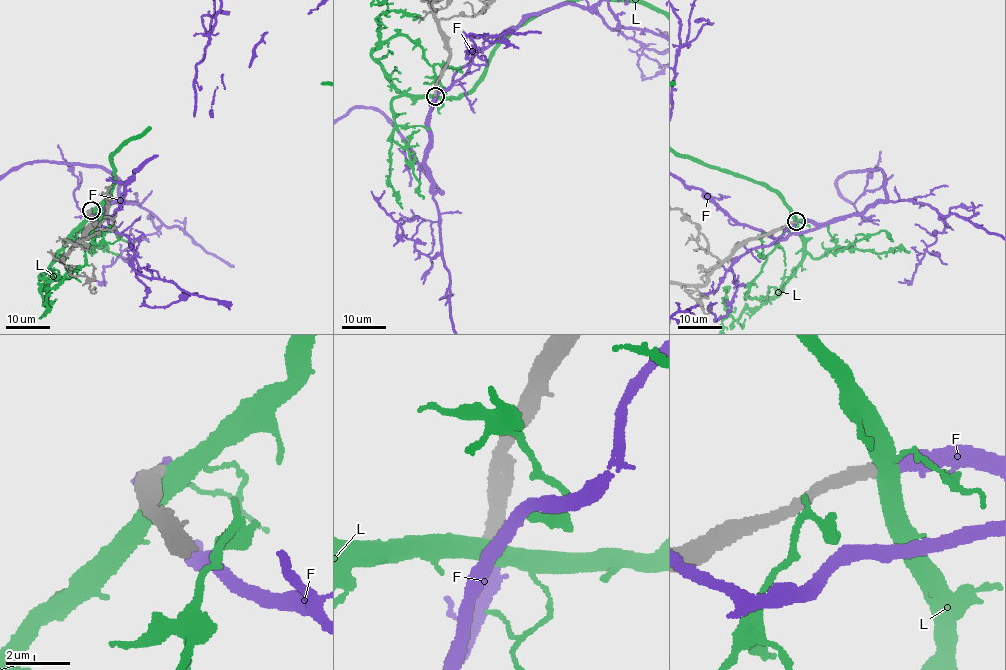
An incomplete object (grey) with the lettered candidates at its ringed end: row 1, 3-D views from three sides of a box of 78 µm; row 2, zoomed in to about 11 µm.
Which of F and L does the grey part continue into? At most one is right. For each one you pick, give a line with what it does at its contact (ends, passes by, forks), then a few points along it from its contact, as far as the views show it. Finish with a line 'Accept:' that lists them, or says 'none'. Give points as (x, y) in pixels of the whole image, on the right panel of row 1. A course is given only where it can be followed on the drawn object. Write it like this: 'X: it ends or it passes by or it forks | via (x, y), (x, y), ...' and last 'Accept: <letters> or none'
F: it ends
Accept: F

